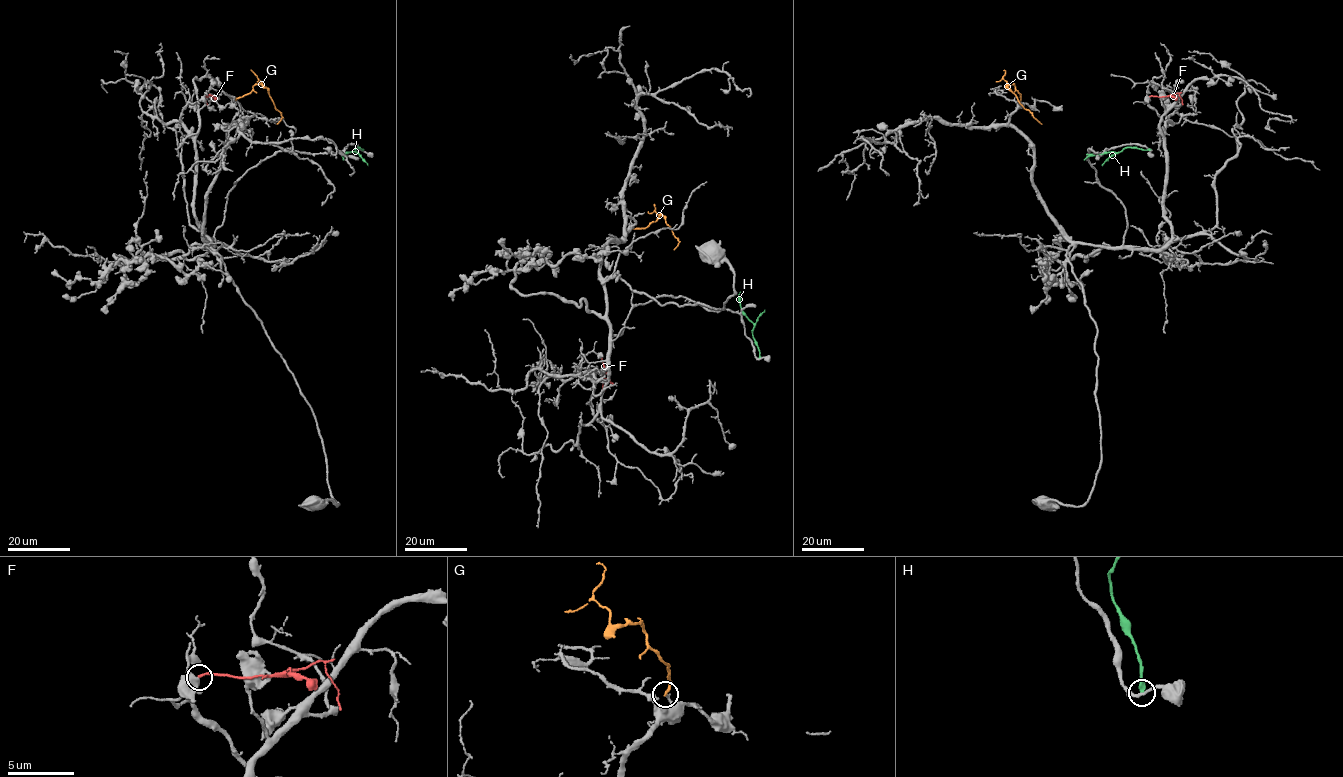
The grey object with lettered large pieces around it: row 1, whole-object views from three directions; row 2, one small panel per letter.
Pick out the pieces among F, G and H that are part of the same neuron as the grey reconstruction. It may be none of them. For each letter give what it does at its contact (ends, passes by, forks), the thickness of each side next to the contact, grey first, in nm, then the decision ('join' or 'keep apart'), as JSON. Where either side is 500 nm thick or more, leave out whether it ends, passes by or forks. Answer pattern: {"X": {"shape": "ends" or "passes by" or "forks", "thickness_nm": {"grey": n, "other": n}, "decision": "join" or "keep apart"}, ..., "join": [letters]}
{"F": {"thickness_nm": {"grey": 650, "other": 170}, "decision": "keep apart"}, "G": {"shape": "ends", "thickness_nm": {"grey": 200, "other": 200}, "decision": "join"}, "H": {"shape": "ends", "thickness_nm": {"grey": 240, "other": 360}, "decision": "keep apart"}, "join": ["G"]}

